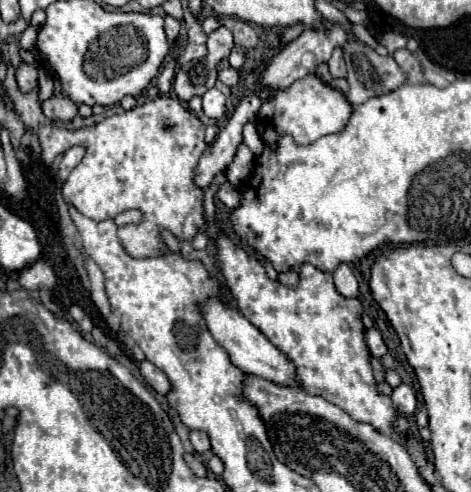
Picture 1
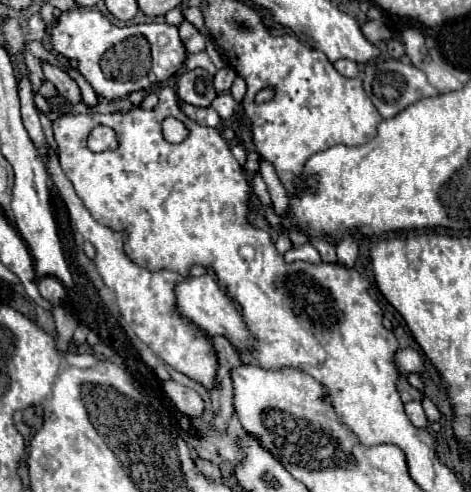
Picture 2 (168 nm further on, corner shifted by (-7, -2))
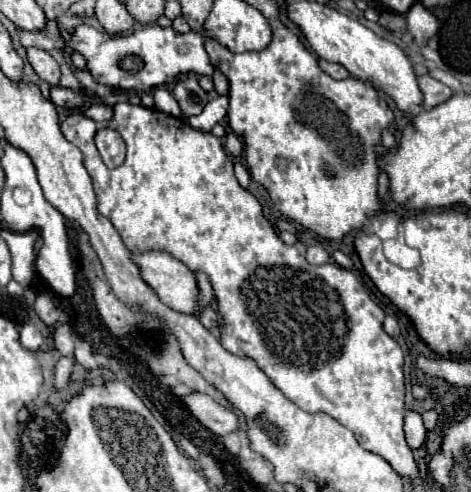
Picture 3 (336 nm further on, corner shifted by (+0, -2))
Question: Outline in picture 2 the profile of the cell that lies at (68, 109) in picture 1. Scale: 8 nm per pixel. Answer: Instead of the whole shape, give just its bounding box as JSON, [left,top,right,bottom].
[43,64,81,104]

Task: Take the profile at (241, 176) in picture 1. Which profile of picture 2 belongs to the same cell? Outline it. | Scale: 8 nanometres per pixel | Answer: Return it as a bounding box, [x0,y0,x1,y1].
[251,172,271,206]

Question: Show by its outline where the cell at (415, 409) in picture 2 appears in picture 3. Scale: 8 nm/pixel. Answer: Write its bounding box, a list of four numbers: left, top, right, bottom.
[404,412,426,450]

